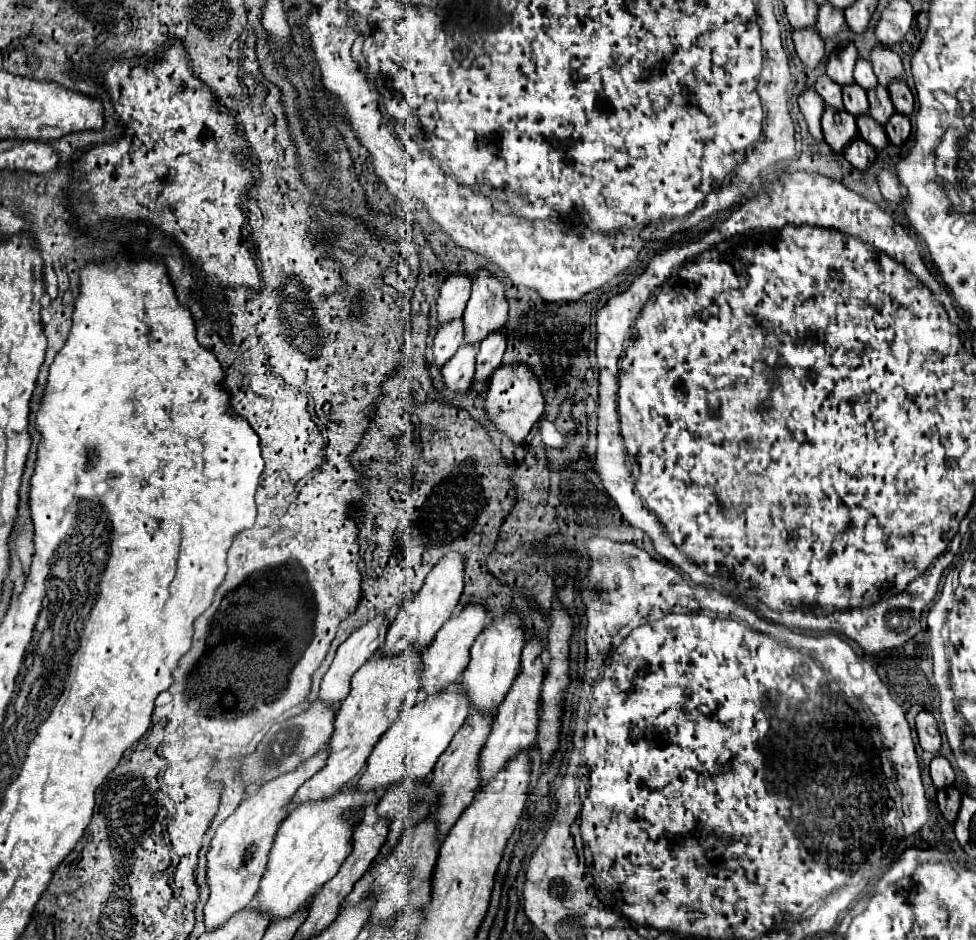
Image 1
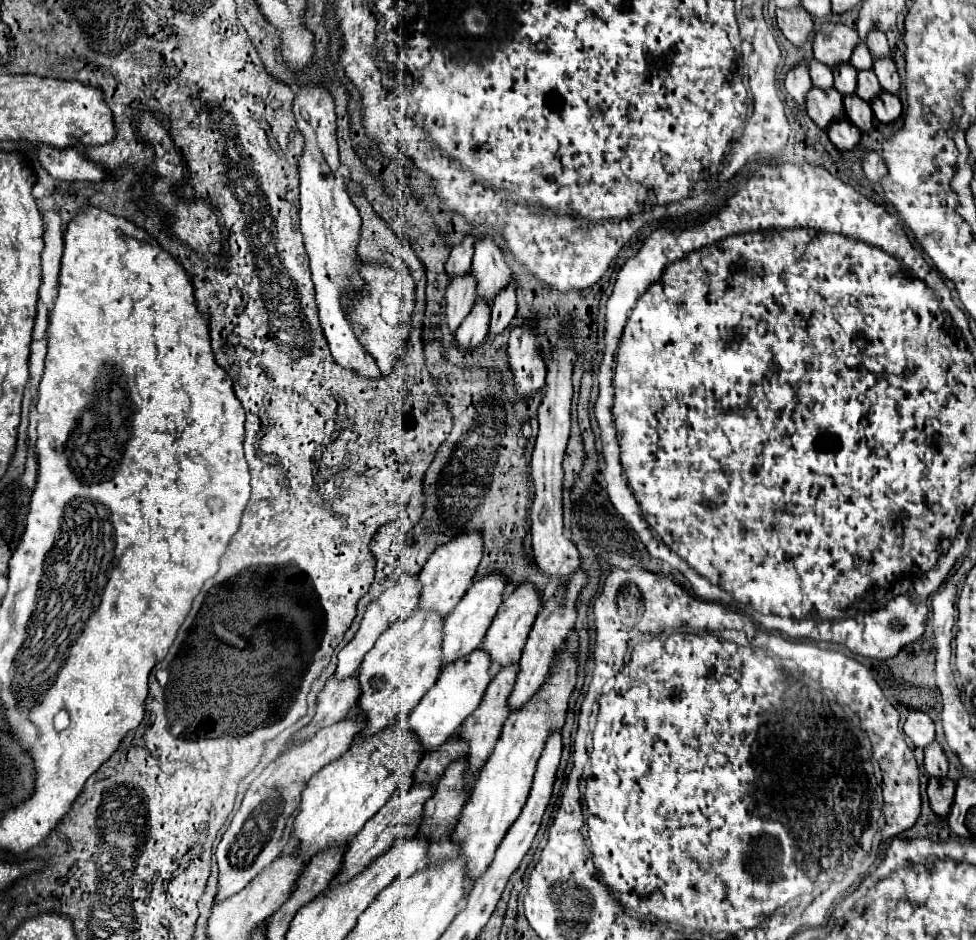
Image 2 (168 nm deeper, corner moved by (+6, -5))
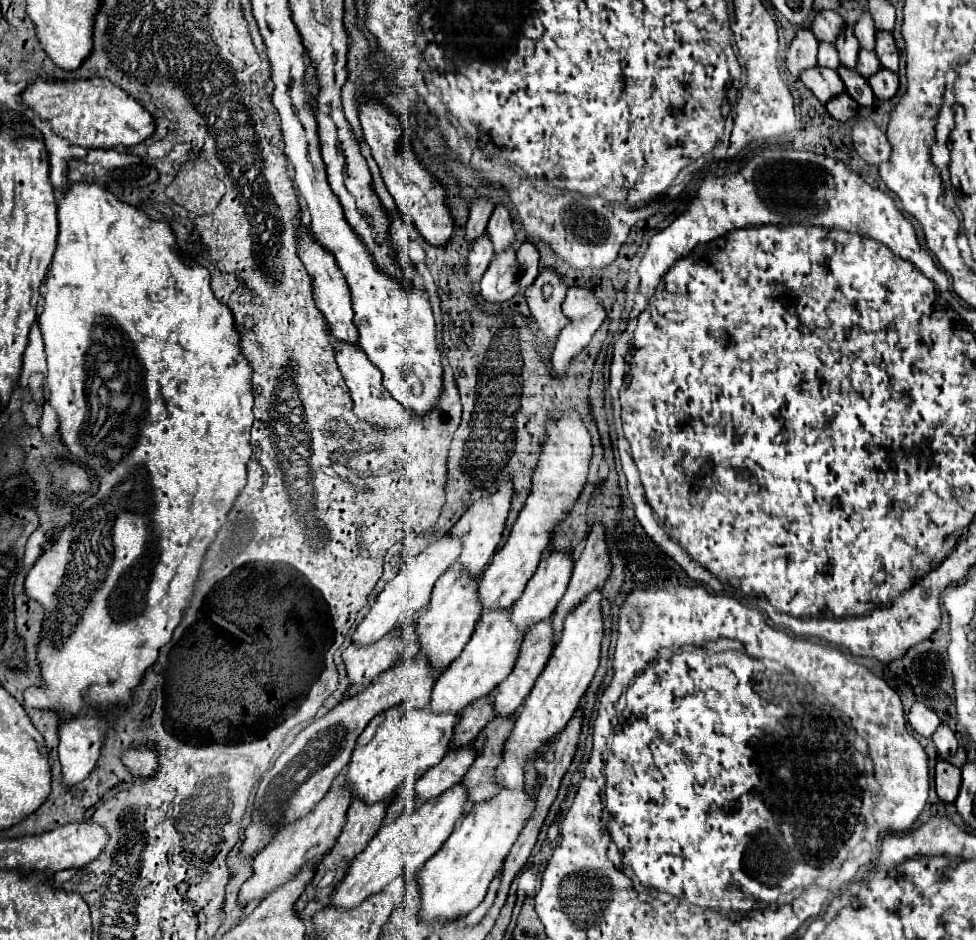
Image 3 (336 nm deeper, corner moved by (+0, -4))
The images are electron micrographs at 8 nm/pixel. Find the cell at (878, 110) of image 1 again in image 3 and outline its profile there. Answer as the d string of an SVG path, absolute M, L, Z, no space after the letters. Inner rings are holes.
M859 50L859 60L857 60L857 72L863 78L871 78L873 74L877 74L877 70L881 70L881 64L875 56L875 52L867 52L867 50Z

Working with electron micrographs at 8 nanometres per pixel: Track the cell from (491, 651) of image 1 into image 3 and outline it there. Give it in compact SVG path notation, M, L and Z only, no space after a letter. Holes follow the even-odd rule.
M553 552L553 554L545 554L539 562L539 568L537 572L533 574L533 578L527 582L521 598L513 604L511 608L511 620L513 624L527 632L531 626L535 626L537 622L541 620L547 620L549 614L553 614L557 602L561 600L561 594L565 594L567 590L567 584L569 584L569 578L571 578L571 570L573 570L573 564L571 564L571 558L565 556L565 554L559 554L559 552Z

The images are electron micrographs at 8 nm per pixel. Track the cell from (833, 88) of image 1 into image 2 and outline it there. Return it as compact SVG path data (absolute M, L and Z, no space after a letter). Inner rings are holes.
M813 59L811 65L809 65L809 71L811 71L811 81L813 81L815 87L819 87L819 89L831 89L833 87L831 67L827 67L825 63Z

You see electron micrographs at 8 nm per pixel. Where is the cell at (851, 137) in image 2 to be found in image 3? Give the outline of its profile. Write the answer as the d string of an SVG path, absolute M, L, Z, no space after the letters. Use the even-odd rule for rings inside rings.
M839 94L827 104L827 112L837 122L849 122L859 110L859 104L849 94Z

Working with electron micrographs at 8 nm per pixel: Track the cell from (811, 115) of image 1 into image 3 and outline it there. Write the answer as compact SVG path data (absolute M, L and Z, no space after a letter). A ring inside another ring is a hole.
M799 30L787 50L787 70L793 76L801 76L801 70L809 70L817 66L817 48L819 42L815 40L813 32Z

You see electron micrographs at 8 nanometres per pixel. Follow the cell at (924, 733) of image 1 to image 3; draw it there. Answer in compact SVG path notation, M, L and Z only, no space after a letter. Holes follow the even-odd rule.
M913 704L911 712L909 712L909 724L913 726L915 732L919 732L925 738L931 738L933 732L937 730L937 726L941 724L941 720L937 718L937 714L933 710L929 710L923 704Z

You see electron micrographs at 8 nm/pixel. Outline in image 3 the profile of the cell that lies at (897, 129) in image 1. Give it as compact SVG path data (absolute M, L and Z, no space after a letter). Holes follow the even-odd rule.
M879 70L875 76L869 78L869 84L873 88L875 98L879 100L891 100L899 90L899 78L891 70Z

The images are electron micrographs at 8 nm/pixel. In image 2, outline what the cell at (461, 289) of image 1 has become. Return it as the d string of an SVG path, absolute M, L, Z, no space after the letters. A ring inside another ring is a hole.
M467 233L453 249L451 249L451 255L445 263L445 269L447 273L453 277L453 275L463 275L469 271L471 267L471 257L473 257L473 245L475 245L475 237L471 233Z

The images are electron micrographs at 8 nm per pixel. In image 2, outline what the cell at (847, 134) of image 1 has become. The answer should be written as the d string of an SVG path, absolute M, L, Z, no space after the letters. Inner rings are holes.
M813 87L805 97L807 113L817 123L817 127L825 129L831 119L839 119L843 115L843 97L835 89L819 89Z

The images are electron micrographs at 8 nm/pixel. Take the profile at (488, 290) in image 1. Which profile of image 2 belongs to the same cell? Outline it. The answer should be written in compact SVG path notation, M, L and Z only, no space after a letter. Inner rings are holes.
M491 237L475 243L475 255L471 265L477 277L477 295L493 299L509 281L511 269L505 263L503 251L493 243Z

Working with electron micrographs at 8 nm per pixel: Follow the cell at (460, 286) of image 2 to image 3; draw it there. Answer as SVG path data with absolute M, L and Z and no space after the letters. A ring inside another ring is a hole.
M483 234L481 238L477 238L477 242L473 242L471 250L469 250L469 258L467 258L467 278L469 282L473 282L475 286L481 282L485 270L489 268L489 262L493 260L493 246L487 234Z

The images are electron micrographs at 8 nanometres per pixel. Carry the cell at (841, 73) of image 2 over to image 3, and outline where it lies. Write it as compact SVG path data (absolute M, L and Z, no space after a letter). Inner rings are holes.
M847 28L845 34L839 36L835 48L839 52L841 66L845 66L849 70L855 70L855 66L857 66L857 54L859 54L859 44L857 44L857 38L853 36L851 28Z

